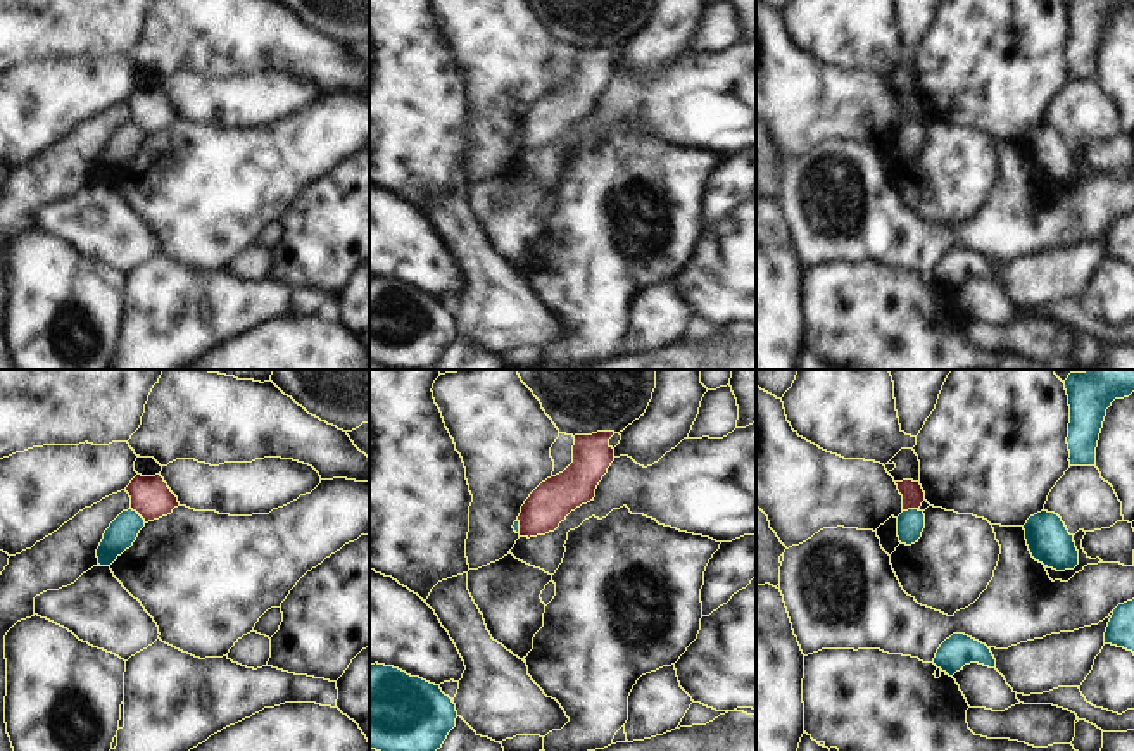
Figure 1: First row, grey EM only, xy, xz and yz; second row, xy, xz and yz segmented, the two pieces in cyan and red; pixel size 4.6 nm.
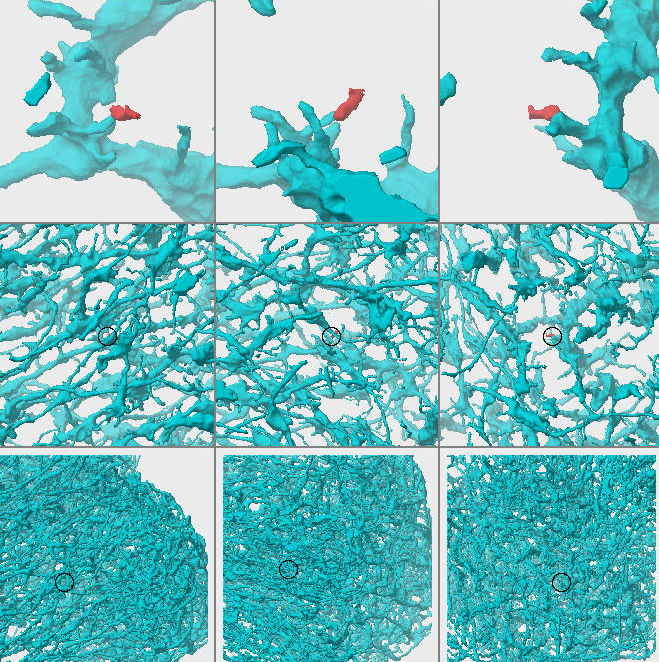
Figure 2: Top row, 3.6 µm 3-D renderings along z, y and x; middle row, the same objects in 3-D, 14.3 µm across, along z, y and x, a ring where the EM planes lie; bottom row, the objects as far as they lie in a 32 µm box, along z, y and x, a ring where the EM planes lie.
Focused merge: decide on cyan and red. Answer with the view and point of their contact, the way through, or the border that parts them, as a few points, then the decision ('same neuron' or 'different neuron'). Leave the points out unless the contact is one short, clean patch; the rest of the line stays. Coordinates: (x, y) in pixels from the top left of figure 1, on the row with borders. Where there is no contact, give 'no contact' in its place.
meets cyan in yz at (910, 510); border along yz (919, 510), (903, 511); different neuron

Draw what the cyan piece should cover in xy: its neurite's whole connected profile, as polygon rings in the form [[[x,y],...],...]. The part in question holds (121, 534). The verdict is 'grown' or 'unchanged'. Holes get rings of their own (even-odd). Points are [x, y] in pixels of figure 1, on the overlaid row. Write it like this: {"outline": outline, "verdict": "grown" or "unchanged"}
{"outline": [[[133,509],[123,511],[105,530],[97,549],[100,566],[110,566],[126,549],[133,546],[145,520]]], "verdict": "unchanged"}

